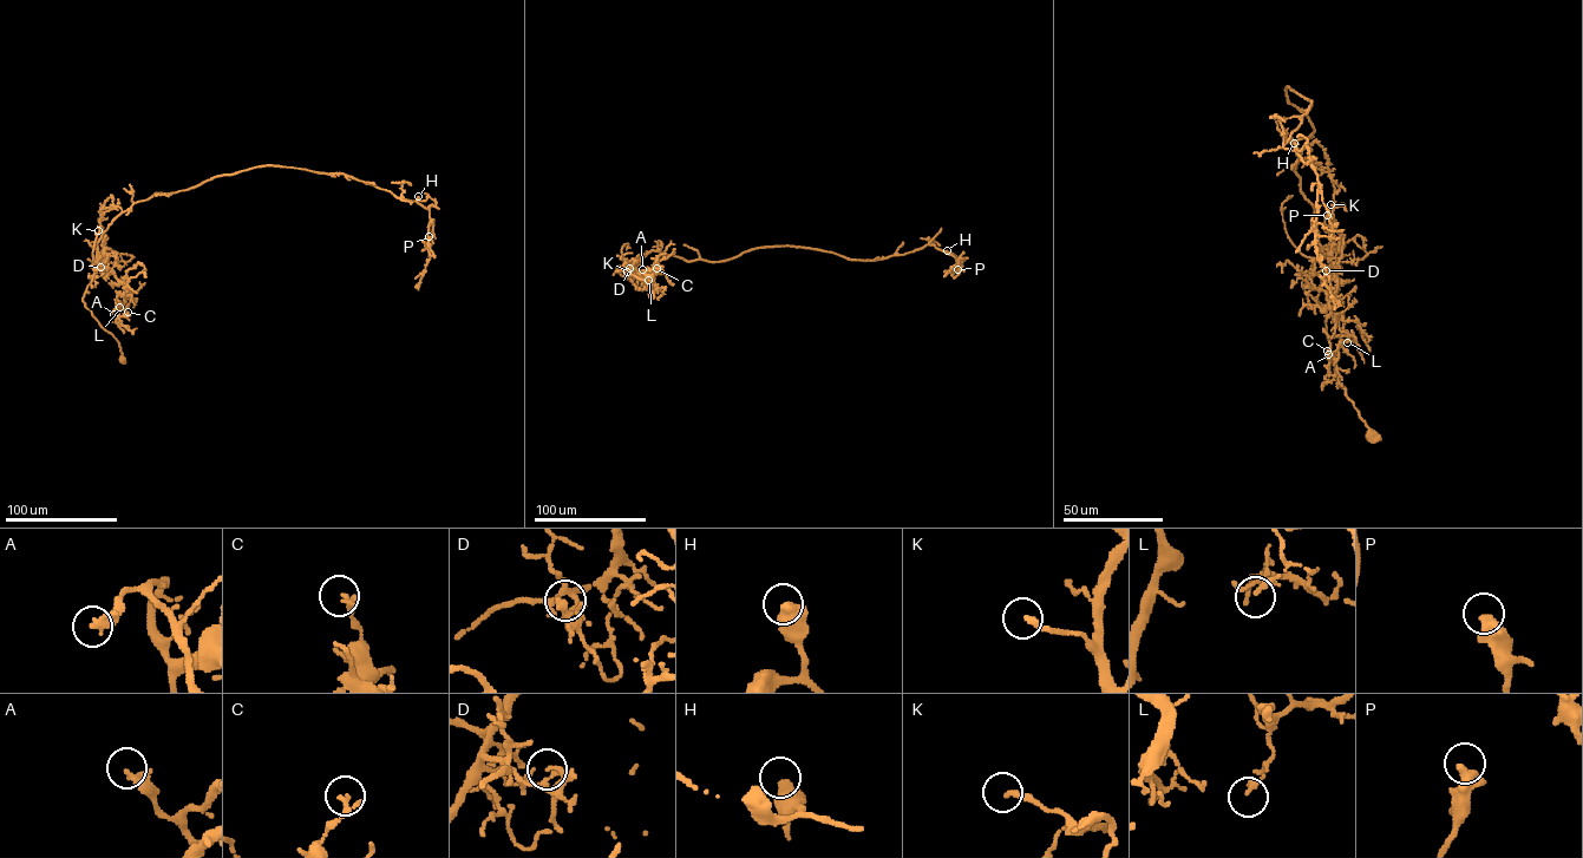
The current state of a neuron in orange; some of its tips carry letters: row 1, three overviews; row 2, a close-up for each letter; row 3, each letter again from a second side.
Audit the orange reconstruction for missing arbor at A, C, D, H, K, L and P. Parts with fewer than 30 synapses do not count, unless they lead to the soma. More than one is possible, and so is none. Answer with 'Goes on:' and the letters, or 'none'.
Goes on: K

